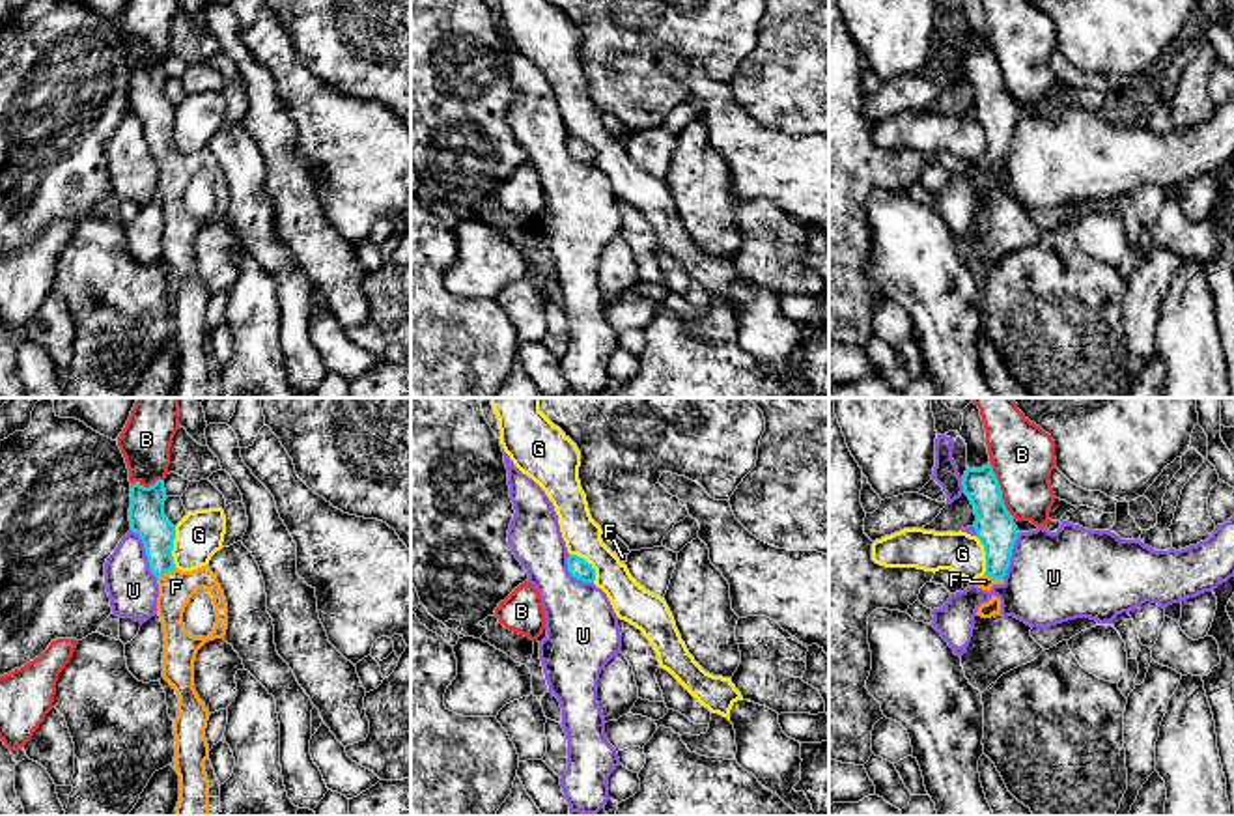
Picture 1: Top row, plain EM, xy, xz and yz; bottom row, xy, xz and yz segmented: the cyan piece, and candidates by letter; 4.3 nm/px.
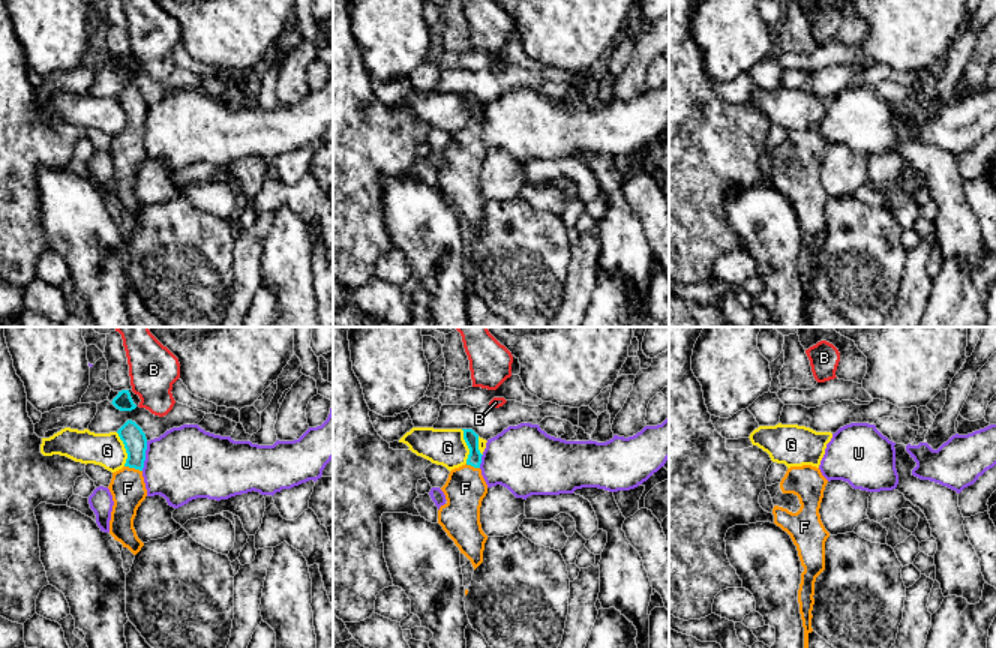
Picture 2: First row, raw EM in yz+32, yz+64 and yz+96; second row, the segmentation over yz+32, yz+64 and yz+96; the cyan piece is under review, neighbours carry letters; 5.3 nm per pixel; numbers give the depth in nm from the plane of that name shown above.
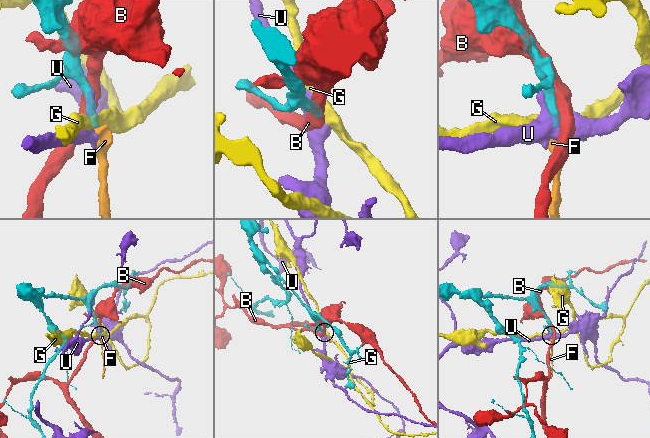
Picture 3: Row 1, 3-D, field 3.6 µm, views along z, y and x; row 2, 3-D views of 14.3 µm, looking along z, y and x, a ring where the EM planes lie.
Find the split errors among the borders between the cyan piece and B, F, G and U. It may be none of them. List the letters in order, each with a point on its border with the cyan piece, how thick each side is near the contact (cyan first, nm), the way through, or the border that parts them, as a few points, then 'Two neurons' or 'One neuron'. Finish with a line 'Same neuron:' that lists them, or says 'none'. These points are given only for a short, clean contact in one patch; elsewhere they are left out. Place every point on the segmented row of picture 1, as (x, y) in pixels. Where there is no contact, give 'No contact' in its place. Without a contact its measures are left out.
B: Touches cyan at yz (999, 488). Thickness 170 nm (cyan) against 280 nm. Two neurons
F: Touches cyan at xy (167, 572). Thickness 150 nm (cyan) against 150 nm. Path across: xy (148, 520), (167, 572), (176, 587). One neuron
G: Touches cyan at xy (172, 548). Thickness 160 nm (cyan) against 200 nm. Boundary: xy (176, 527), (172, 542), (174, 566). Two neurons
U: Touches cyan at xy (146, 553). Thickness 160 nm (cyan) against 220 nm. Two neurons
Same neuron: F

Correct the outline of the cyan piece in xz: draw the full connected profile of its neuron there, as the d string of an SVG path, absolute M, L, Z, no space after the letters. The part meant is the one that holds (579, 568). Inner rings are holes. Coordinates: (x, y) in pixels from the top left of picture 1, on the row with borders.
M577 555L568 556L568 571L571 577L582 581L582 583L594 583L596 581L596 570L592 564L588 564L584 558Z

